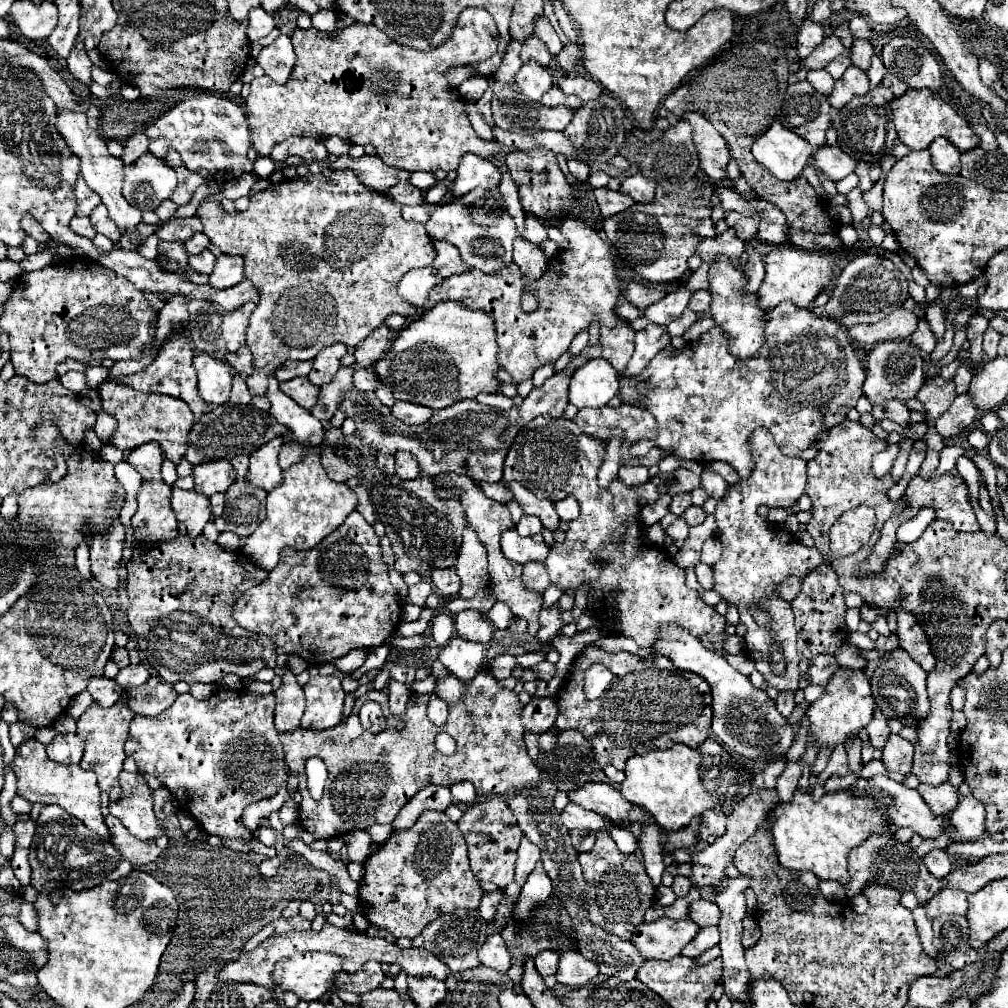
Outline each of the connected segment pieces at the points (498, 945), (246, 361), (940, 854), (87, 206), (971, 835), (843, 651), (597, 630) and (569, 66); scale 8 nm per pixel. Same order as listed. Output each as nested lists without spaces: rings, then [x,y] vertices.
[[[499,933],[487,937],[483,947],[479,949],[479,961],[499,973],[507,973],[511,969],[511,953]]]
[[[247,345],[241,347],[241,349],[237,351],[237,355],[227,355],[227,363],[229,363],[235,371],[239,371],[239,373],[251,375],[251,373],[255,371],[255,365],[253,365],[253,353],[249,351]]]
[[[935,849],[935,851],[929,851],[925,857],[923,857],[923,863],[927,865],[929,873],[937,879],[943,879],[951,873],[953,865],[949,861],[949,855],[945,849]]]
[[[81,177],[77,179],[75,185],[75,197],[77,197],[77,215],[91,215],[91,211],[101,203],[99,195],[95,195]]]
[[[961,795],[949,815],[957,841],[975,841],[985,833],[985,807],[973,795]]]
[[[847,643],[837,649],[835,657],[837,657],[839,667],[847,667],[847,669],[863,669],[863,667],[865,667],[865,659],[859,657],[857,647],[847,645]]]
[[[589,627],[587,631],[577,633],[577,635],[573,635],[573,637],[565,637],[565,635],[553,637],[551,647],[559,651],[561,659],[559,659],[559,663],[557,663],[555,677],[547,684],[547,688],[550,688],[550,697],[555,696],[556,692],[561,688],[565,673],[567,673],[571,661],[577,657],[577,653],[581,653],[581,651],[585,649],[585,645],[595,643],[601,635],[607,635],[607,631],[601,629],[601,627]]]
[[[571,43],[571,45],[563,47],[563,51],[561,51],[555,59],[557,59],[557,65],[559,65],[563,71],[567,71],[569,75],[575,75],[577,67],[579,67],[579,63],[581,63],[581,47]]]

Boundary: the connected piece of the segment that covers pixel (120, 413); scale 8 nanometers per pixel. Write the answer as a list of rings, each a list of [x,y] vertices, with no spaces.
[[[111,381],[101,383],[99,397],[103,401],[103,409],[115,415],[119,421],[115,435],[111,437],[111,445],[115,445],[117,449],[133,449],[143,443],[157,441],[165,457],[171,459],[175,465],[183,459],[187,451],[187,433],[193,425],[193,413],[187,403],[161,393],[143,393],[143,391],[139,393],[127,385]]]

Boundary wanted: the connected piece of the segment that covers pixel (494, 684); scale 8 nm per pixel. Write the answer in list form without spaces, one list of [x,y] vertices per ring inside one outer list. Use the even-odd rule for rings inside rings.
[[[487,665],[481,667],[471,685],[461,683],[453,673],[437,679],[435,695],[449,705],[449,719],[443,727],[435,727],[425,715],[429,695],[411,695],[407,709],[399,719],[389,711],[383,691],[369,691],[355,701],[351,715],[333,729],[295,729],[291,733],[281,733],[279,739],[285,763],[299,777],[297,789],[303,797],[299,823],[317,837],[339,837],[355,829],[367,829],[375,823],[391,823],[399,809],[427,785],[451,787],[459,781],[471,781],[477,797],[509,797],[539,779],[541,769],[529,759],[523,741],[523,725],[519,719],[523,703],[513,689],[505,689],[499,679],[493,677]],[[365,701],[377,701],[381,705],[389,723],[385,733],[373,735],[361,727],[359,709]],[[399,721],[405,725],[403,731],[395,729]],[[441,731],[457,741],[457,751],[449,757],[435,749],[435,737]],[[309,757],[323,759],[329,771],[321,801],[313,801],[307,791],[305,761]]]

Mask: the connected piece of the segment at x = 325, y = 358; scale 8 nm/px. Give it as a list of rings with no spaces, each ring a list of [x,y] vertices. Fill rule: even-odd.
[[[337,343],[333,347],[325,347],[325,351],[321,351],[321,355],[317,355],[317,359],[313,359],[313,369],[309,373],[309,381],[317,387],[327,385],[335,379],[337,369],[341,367],[341,357],[347,353],[347,347]]]

